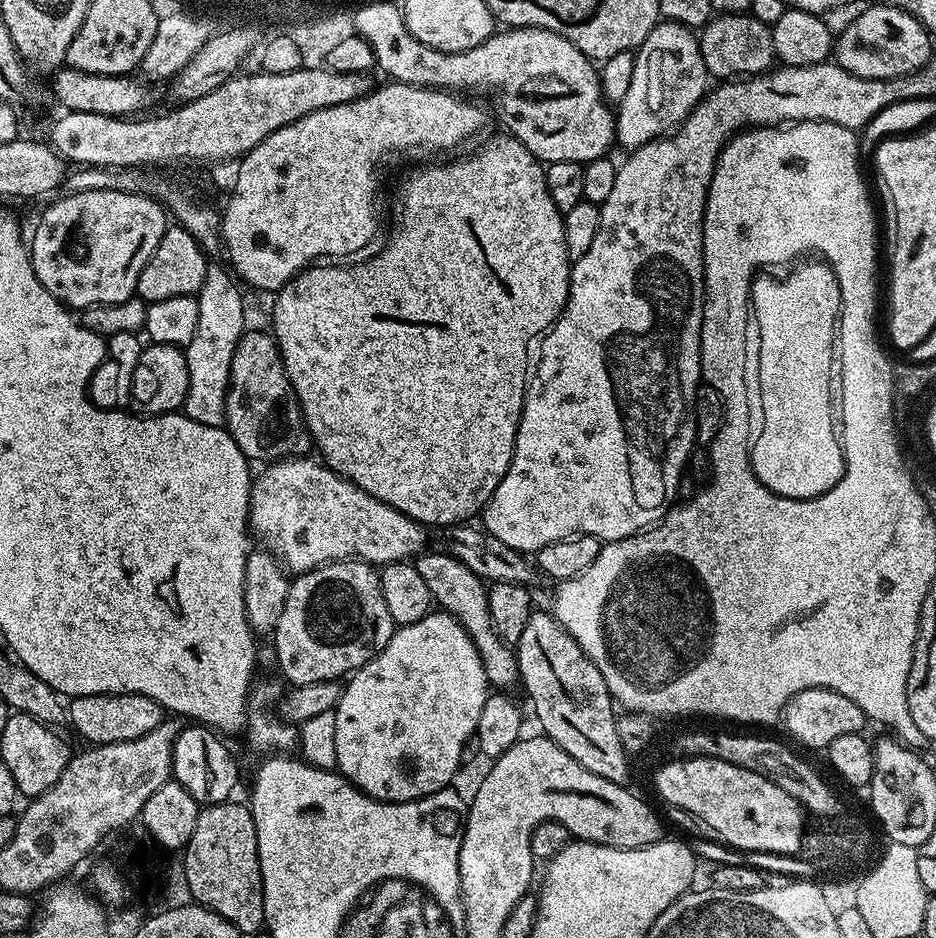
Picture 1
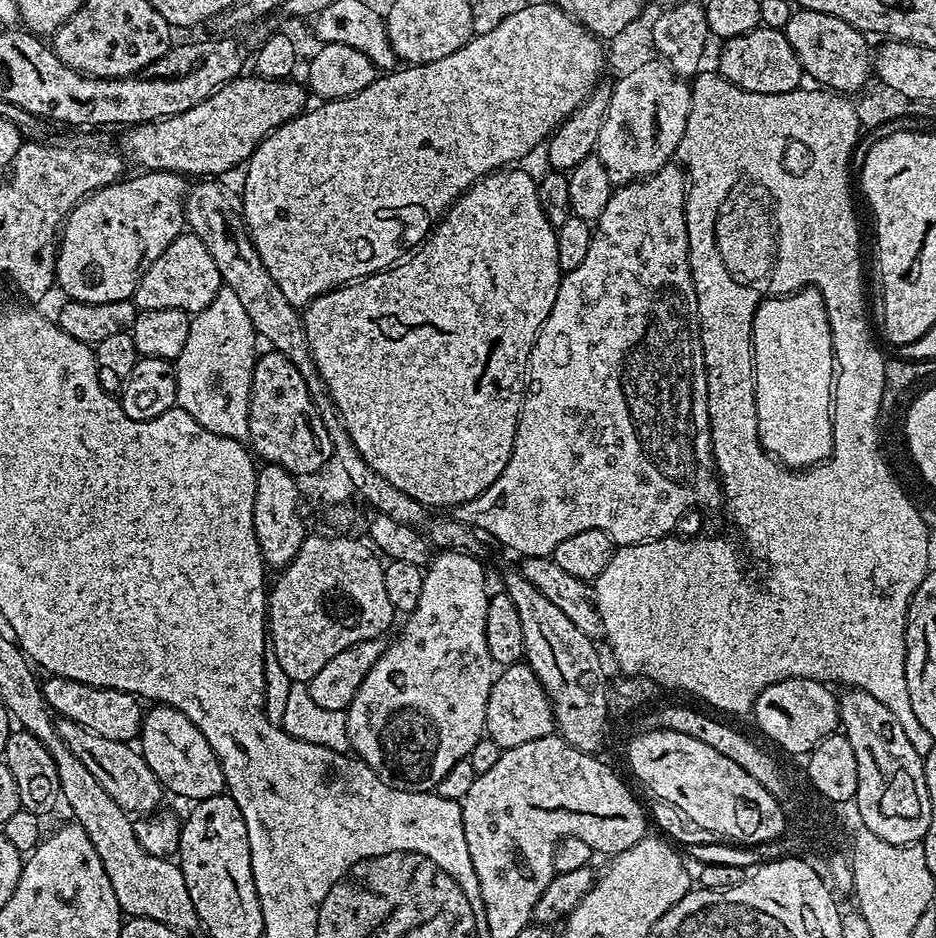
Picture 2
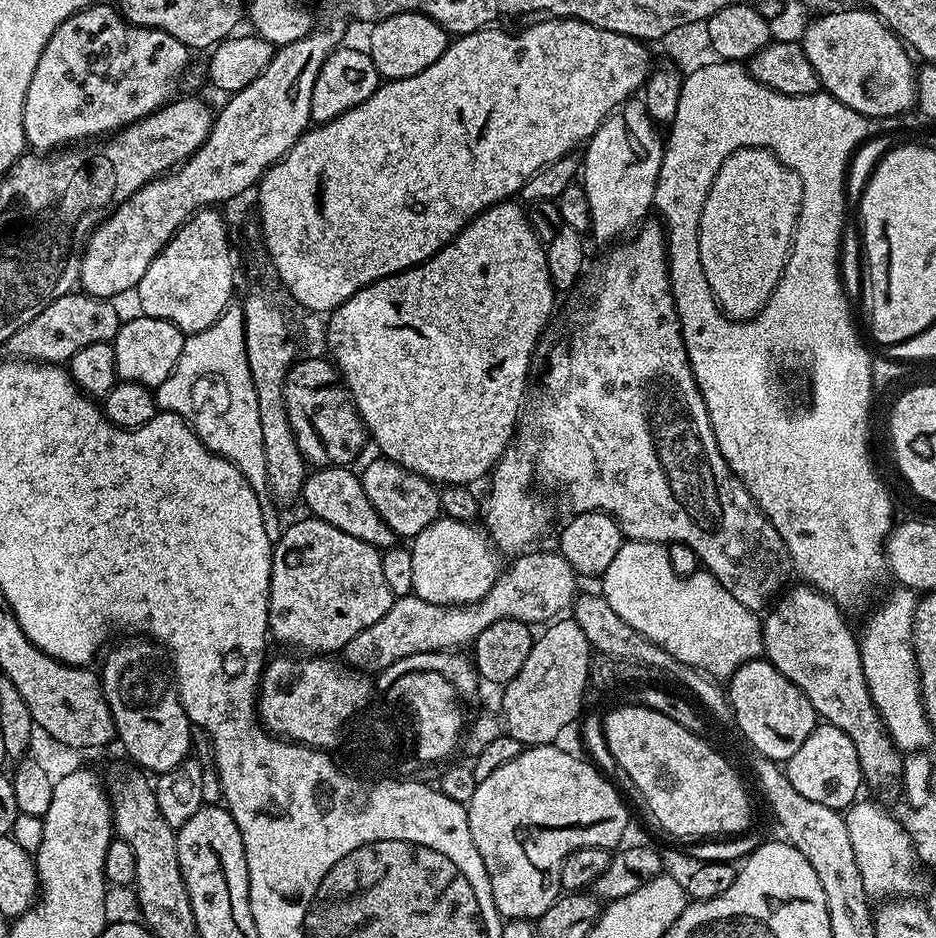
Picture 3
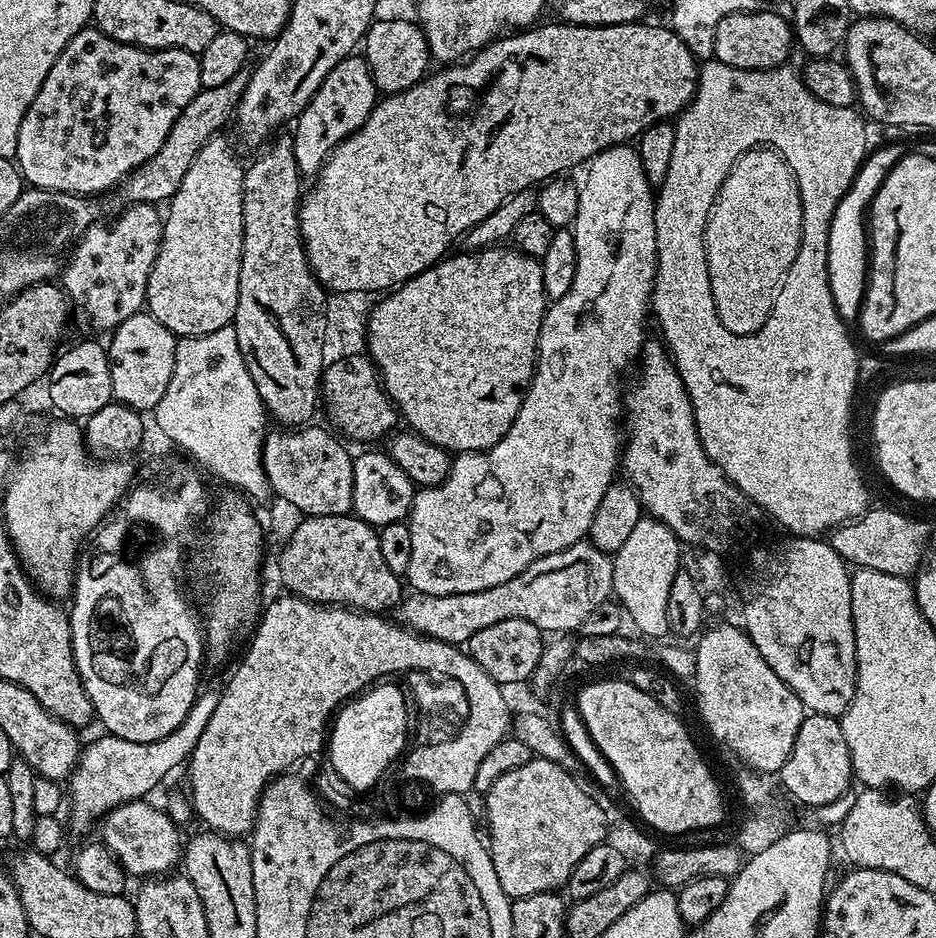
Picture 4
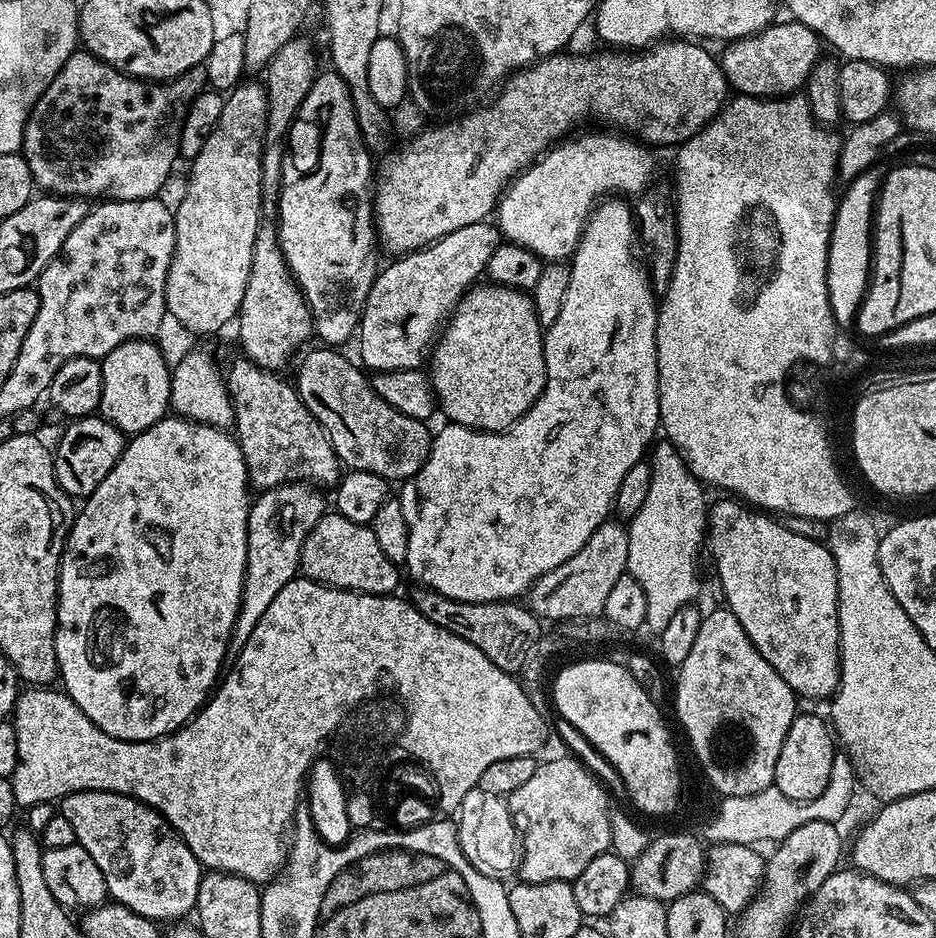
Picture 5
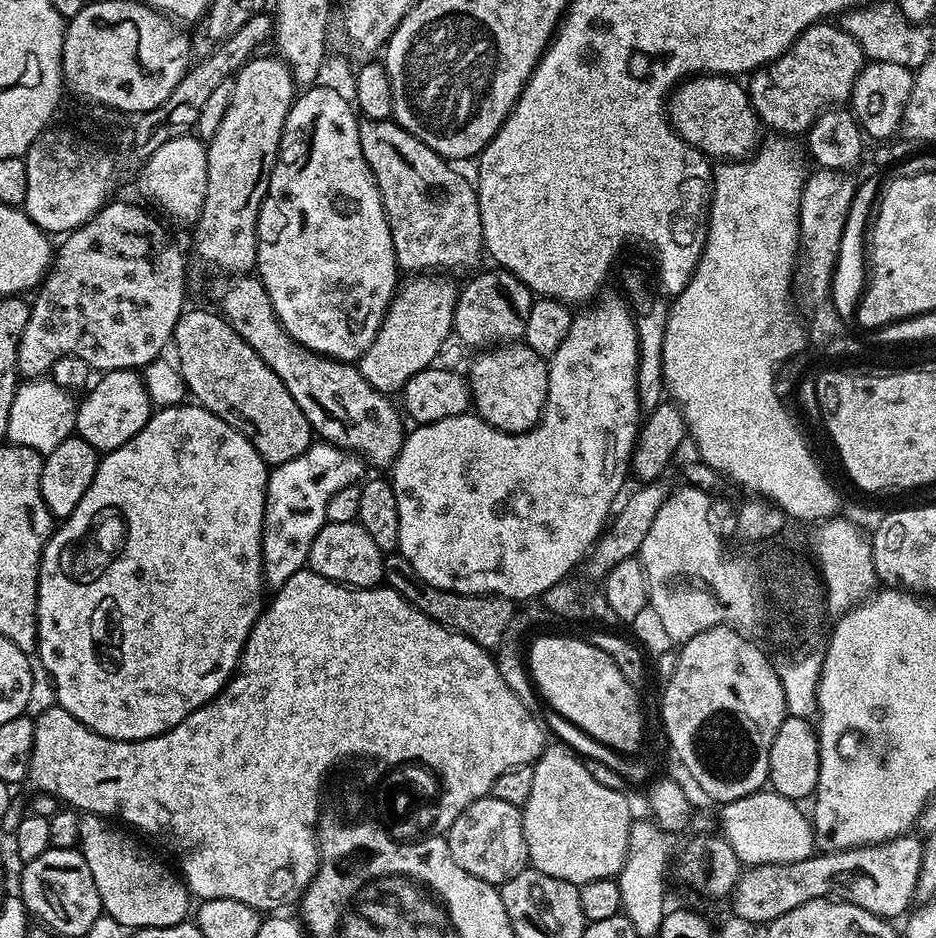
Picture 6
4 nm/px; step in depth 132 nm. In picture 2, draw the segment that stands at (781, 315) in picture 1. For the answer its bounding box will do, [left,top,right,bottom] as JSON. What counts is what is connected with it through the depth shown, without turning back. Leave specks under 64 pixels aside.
[752,288,834,470]

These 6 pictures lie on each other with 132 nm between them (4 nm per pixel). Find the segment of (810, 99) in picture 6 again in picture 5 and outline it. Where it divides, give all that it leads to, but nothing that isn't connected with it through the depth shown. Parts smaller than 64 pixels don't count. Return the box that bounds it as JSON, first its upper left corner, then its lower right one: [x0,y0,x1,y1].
[719,19,822,98]

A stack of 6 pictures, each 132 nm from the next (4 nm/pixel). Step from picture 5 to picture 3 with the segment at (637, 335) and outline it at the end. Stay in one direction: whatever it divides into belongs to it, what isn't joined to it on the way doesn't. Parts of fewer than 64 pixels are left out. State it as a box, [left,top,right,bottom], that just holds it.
[411,98,664,604]

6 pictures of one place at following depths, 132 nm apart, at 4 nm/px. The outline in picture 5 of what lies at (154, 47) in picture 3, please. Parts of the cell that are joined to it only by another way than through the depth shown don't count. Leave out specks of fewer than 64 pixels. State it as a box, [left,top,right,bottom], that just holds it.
[22,52,205,200]

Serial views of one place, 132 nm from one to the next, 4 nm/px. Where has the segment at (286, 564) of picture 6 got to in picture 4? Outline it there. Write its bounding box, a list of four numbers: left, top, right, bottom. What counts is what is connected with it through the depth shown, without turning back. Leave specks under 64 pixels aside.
[66,691,220,832]

